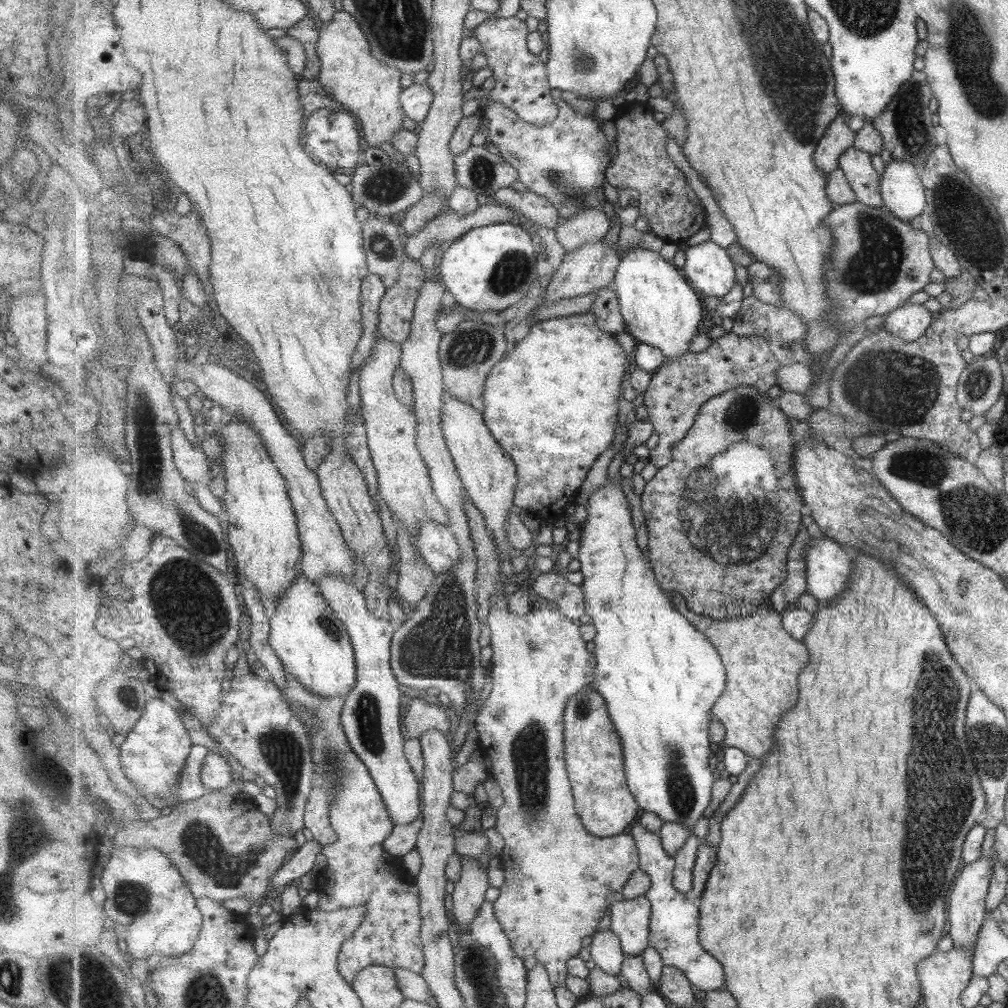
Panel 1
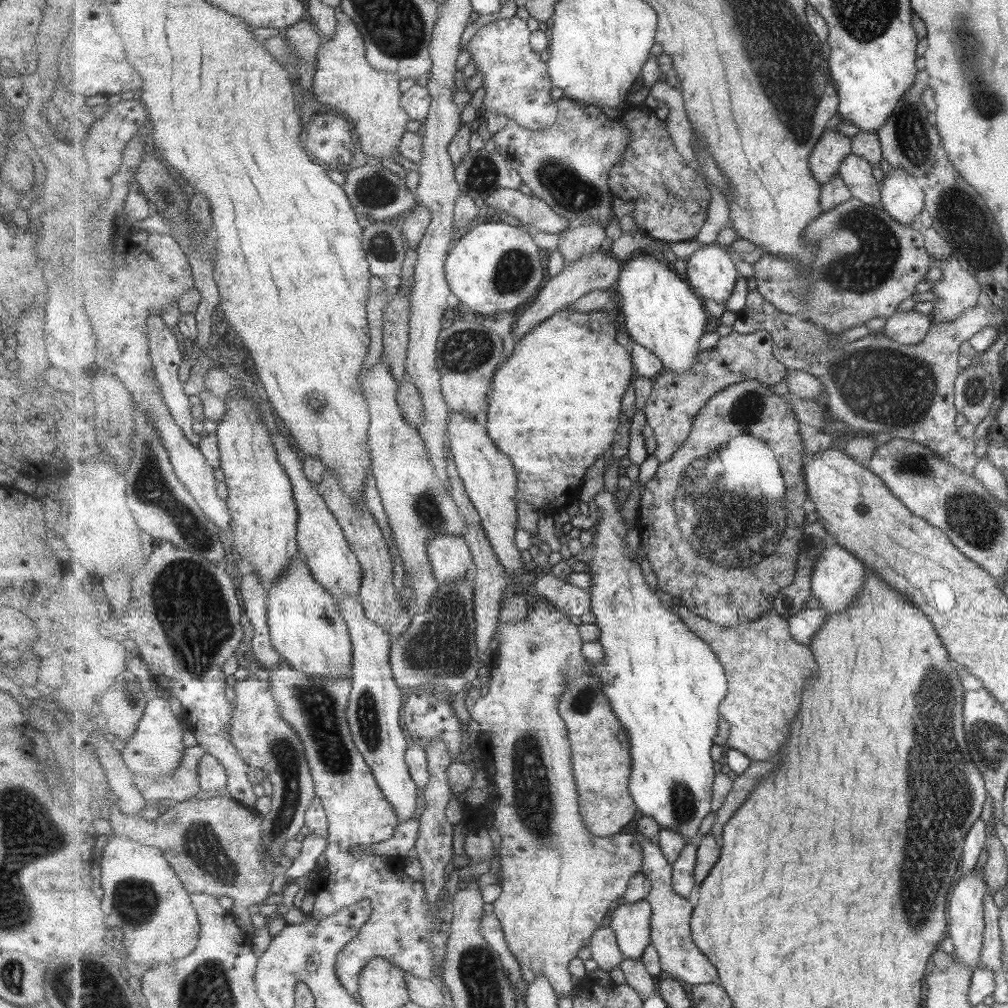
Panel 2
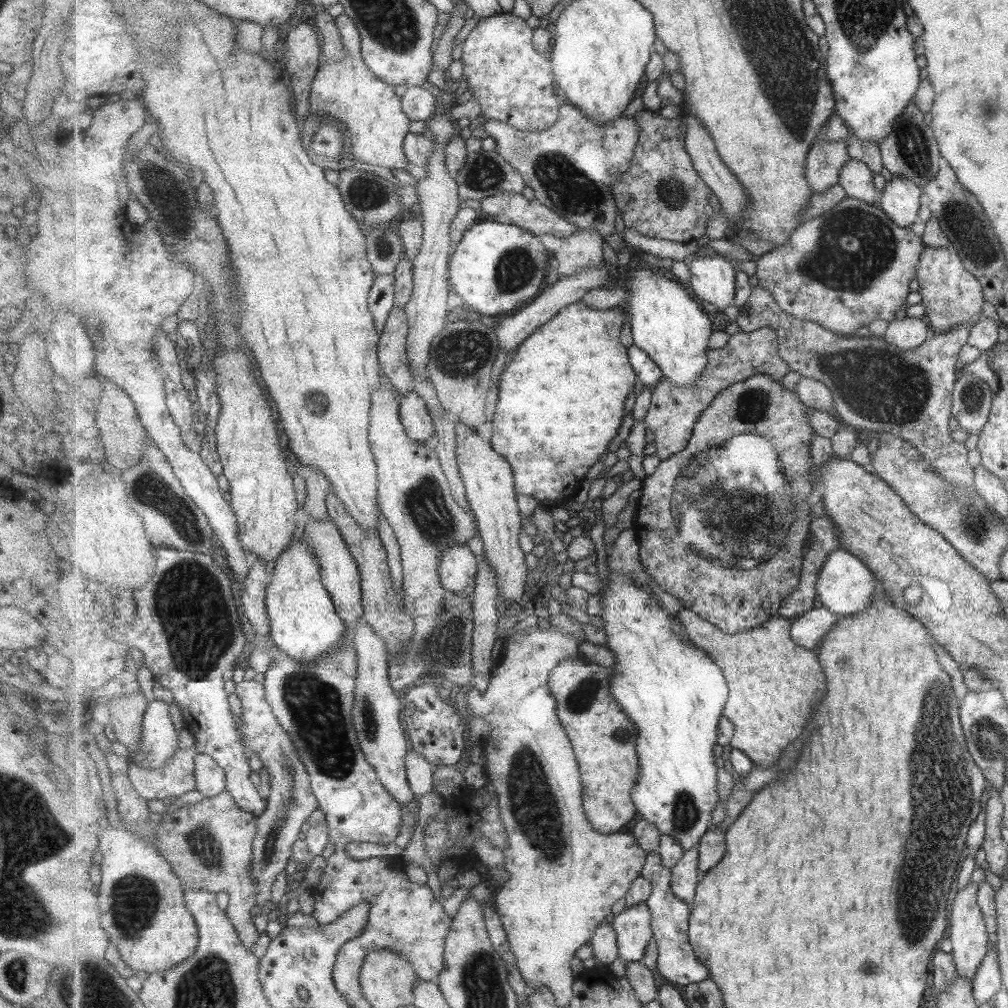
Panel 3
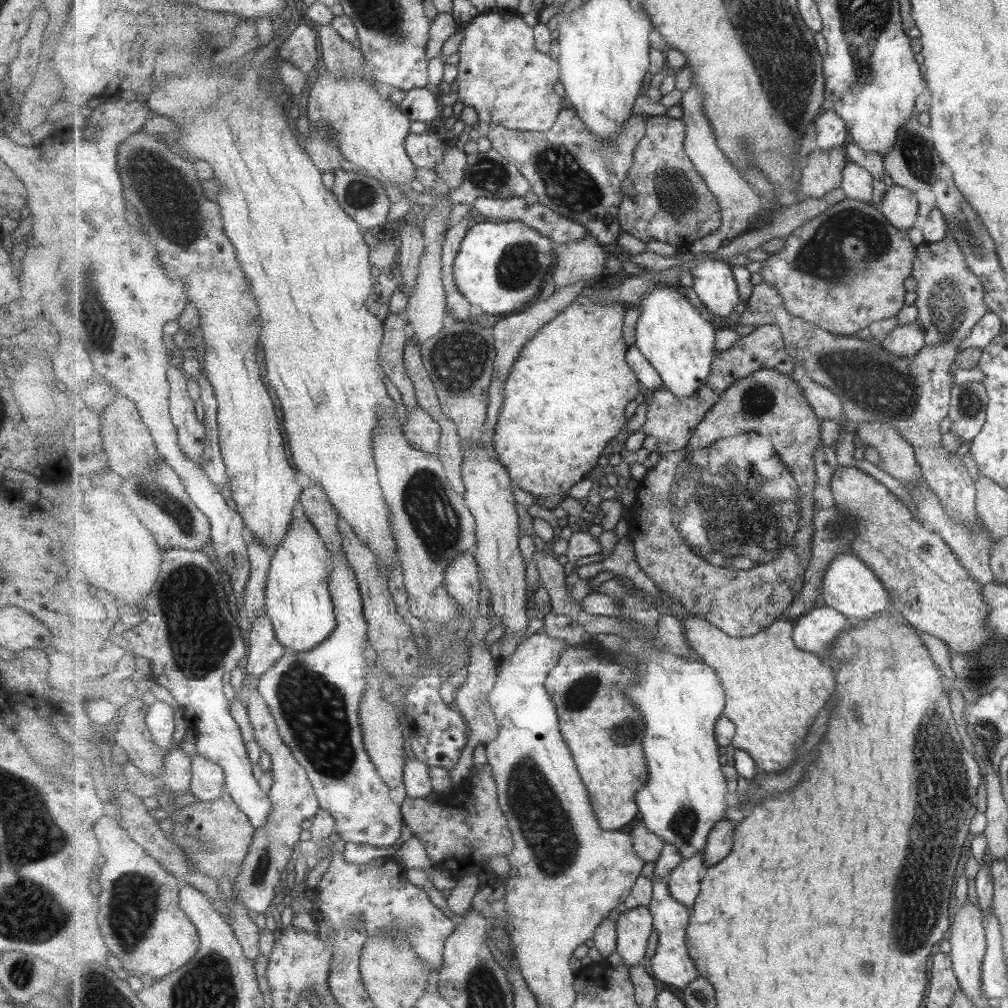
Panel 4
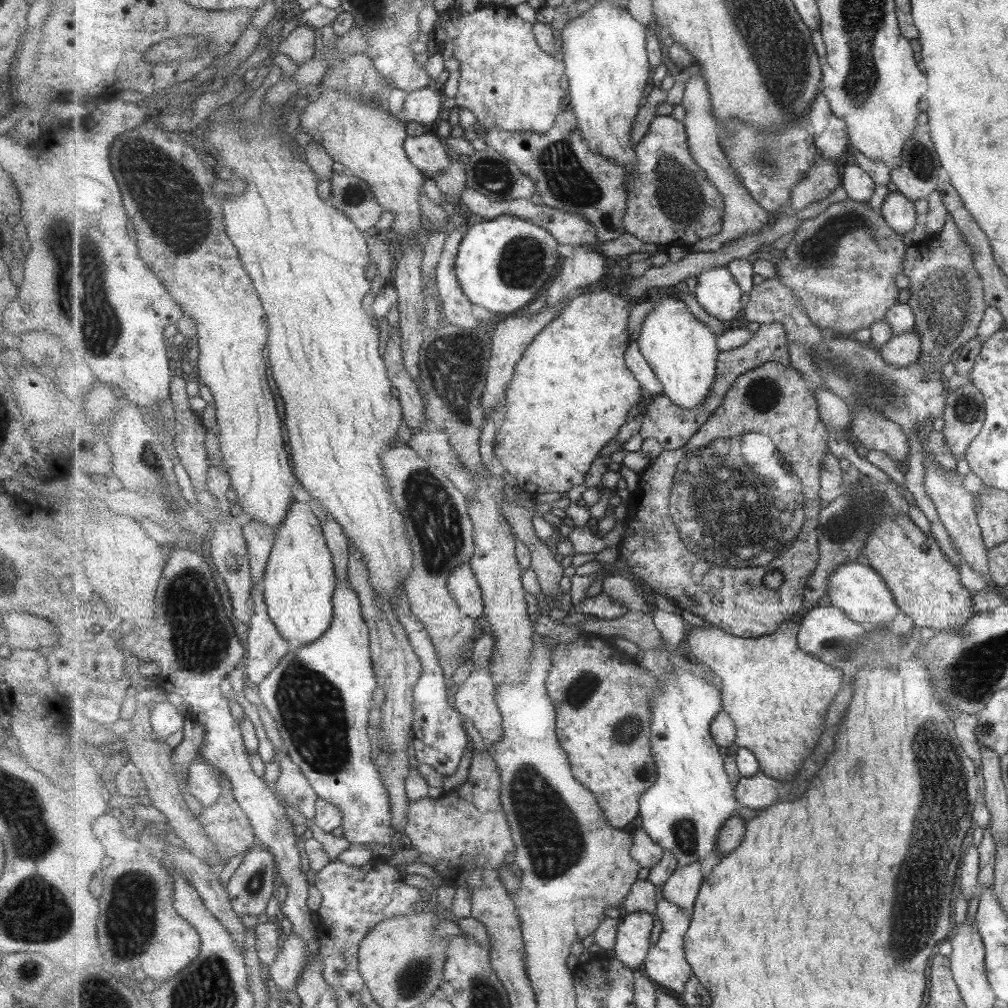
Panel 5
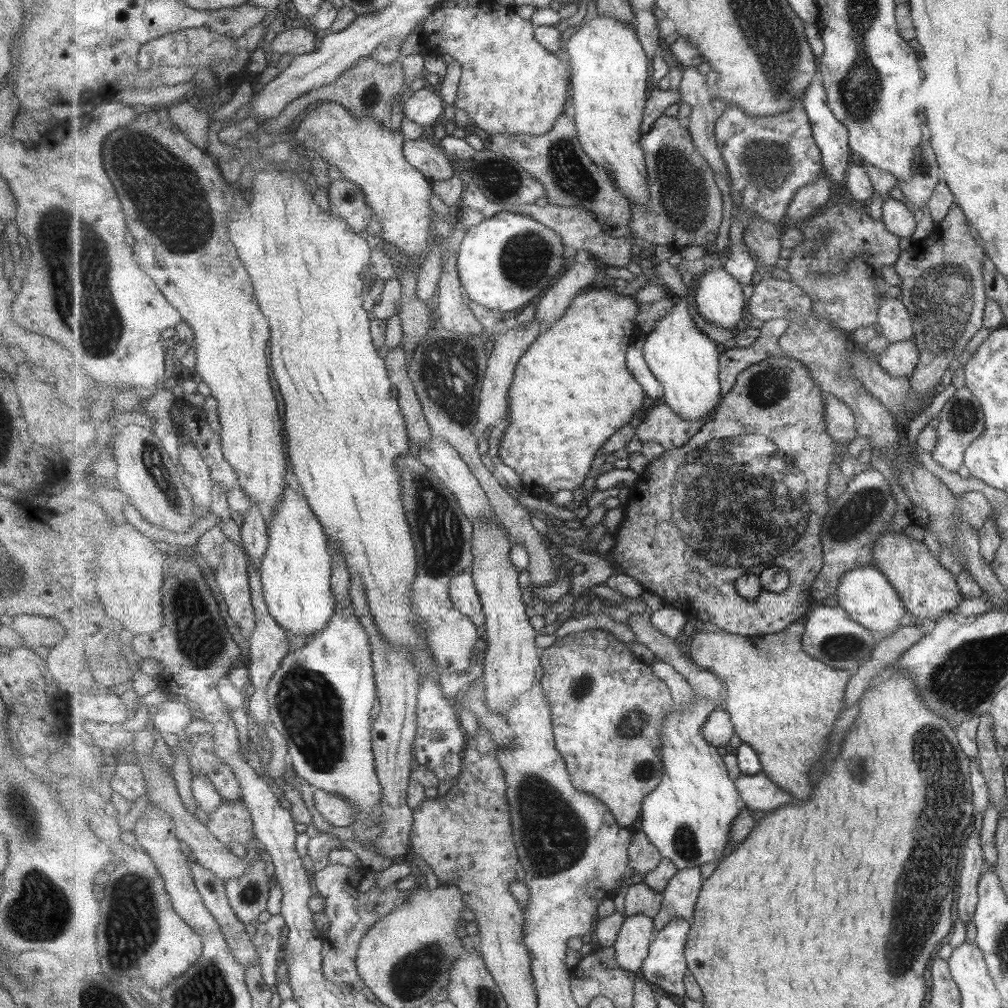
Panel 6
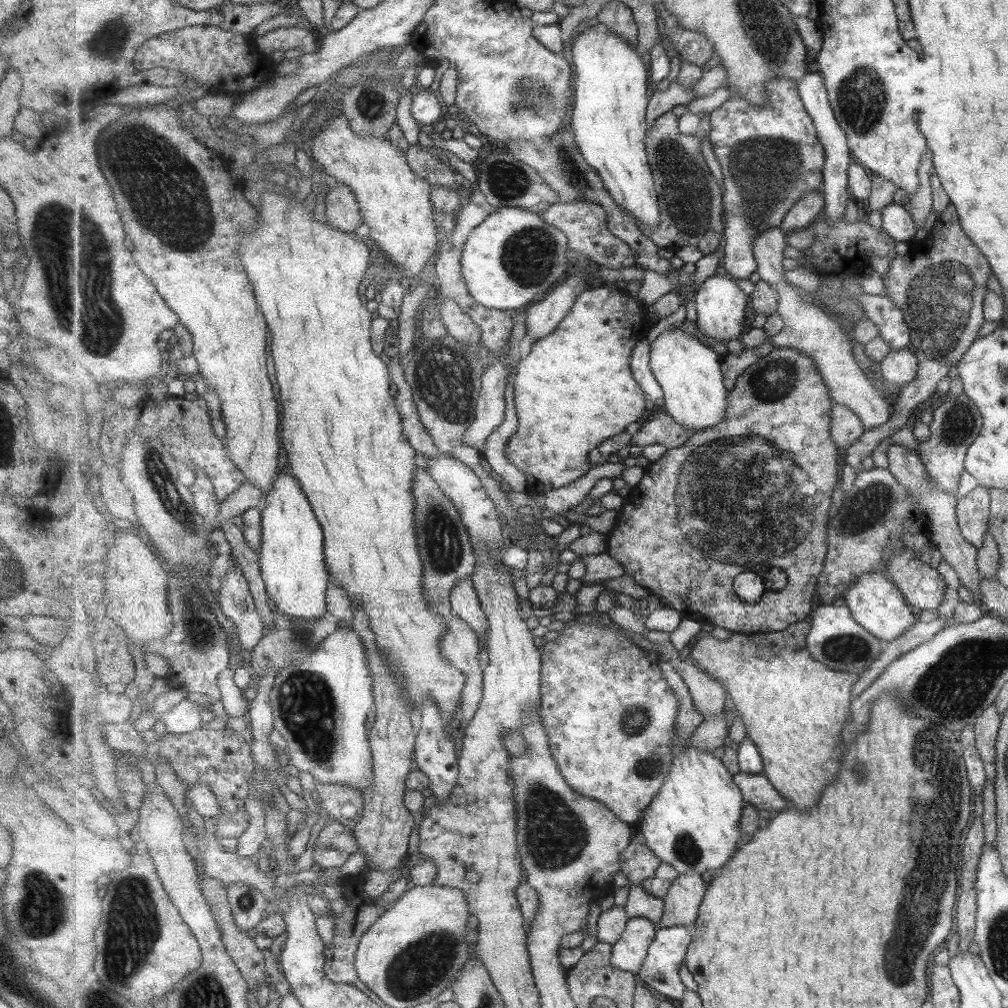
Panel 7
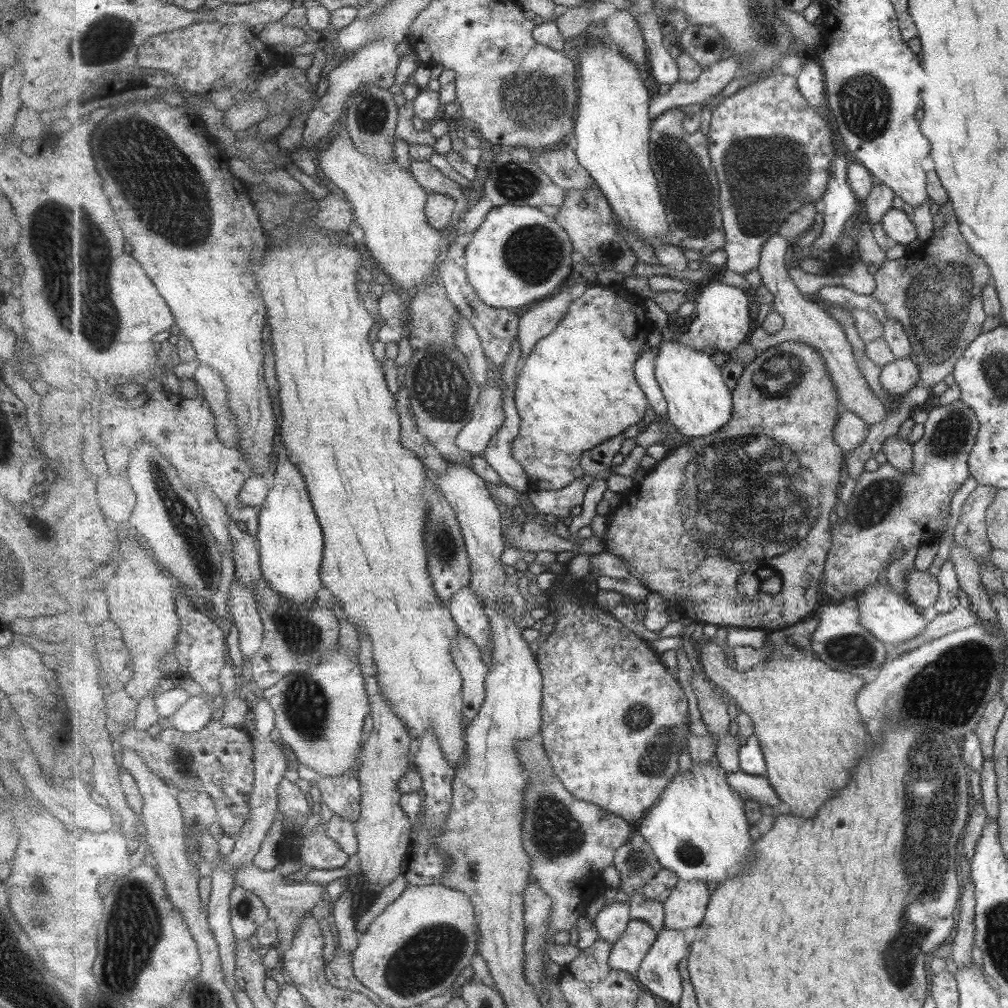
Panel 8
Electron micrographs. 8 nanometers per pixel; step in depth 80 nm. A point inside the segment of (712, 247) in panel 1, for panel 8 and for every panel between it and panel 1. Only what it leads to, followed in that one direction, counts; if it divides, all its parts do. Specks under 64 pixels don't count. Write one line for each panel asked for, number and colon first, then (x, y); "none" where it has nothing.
2: (711, 270)
3: (714, 279)
4: (714, 282)
5: (718, 293)
6: (720, 299)
7: (721, 305)
8: (723, 323)

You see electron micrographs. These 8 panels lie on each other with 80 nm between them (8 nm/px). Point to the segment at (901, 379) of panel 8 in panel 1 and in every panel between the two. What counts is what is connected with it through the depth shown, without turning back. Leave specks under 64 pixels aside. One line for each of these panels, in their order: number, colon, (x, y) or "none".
1: (909, 322)
2: (909, 328)
3: (907, 334)
4: (903, 341)
5: (904, 349)
6: (900, 358)
7: (899, 367)

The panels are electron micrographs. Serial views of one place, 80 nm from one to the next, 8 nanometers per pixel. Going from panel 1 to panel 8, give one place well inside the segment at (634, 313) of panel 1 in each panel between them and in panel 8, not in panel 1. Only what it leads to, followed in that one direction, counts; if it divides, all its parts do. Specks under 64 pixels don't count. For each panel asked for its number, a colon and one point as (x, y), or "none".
2: (660, 311)
3: (674, 330)
4: (678, 341)
5: (683, 352)
6: (687, 363)
7: (690, 373)
8: (700, 402)

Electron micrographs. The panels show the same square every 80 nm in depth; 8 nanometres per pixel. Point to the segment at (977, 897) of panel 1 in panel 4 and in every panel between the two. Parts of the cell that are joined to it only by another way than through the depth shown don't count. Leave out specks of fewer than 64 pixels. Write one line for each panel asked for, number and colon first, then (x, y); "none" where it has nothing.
2: (967, 918)
3: (968, 937)
4: (967, 940)

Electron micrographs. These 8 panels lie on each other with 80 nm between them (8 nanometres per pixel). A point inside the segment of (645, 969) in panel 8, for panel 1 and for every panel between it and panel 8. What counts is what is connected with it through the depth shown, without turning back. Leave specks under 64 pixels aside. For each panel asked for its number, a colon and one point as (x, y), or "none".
1: (675, 925)
2: (681, 958)
3: (677, 962)
4: (671, 964)
5: (666, 964)
6: (666, 966)
7: (662, 969)

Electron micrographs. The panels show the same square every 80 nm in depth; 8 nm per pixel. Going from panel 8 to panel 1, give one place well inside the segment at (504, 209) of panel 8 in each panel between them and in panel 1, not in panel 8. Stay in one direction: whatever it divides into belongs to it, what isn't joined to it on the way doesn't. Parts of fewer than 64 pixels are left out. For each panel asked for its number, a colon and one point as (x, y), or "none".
1: (490, 268)
2: (495, 267)
3: (498, 267)
4: (501, 266)
5: (503, 264)
6: (507, 260)
7: (515, 257)

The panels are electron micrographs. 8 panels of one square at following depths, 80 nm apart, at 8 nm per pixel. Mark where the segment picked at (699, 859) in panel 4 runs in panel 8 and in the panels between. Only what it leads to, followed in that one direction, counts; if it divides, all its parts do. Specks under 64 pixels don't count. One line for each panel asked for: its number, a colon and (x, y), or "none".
5: (683, 888)
6: (681, 897)
7: (682, 905)
8: (687, 906)

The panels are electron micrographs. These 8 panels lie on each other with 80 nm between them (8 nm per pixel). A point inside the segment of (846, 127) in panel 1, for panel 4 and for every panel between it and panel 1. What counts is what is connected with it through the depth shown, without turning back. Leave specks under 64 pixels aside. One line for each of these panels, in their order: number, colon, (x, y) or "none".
2: (833, 148)
3: (826, 158)
4: (822, 173)

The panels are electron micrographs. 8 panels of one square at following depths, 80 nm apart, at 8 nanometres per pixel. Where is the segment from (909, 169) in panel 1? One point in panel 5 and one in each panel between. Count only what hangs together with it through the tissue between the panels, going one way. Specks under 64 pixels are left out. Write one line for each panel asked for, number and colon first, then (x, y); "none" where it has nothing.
2: (901, 198)
3: (899, 198)
4: (898, 205)
5: (896, 208)

